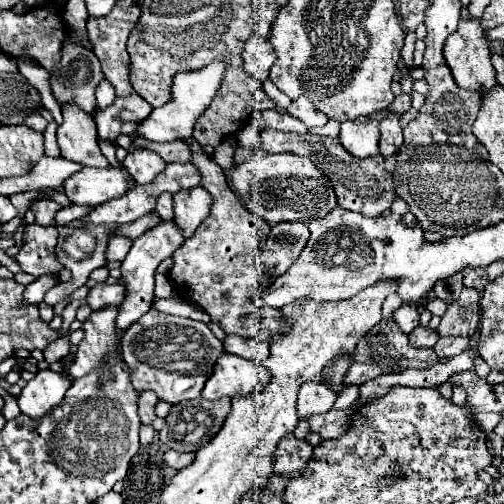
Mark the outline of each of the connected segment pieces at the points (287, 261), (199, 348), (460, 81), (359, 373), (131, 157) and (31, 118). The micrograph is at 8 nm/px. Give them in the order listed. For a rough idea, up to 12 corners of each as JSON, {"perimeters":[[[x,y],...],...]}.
{"perimeters":[[[304,222],[272,226],[264,264],[284,274],[304,250]],[[148,310],[124,330],[138,394],[194,400],[224,352],[198,320]],[[462,18],[446,38],[446,64],[456,84],[496,84],[490,40],[480,18]],[[354,364],[346,384],[364,384],[380,376],[376,364]],[[136,148],[124,168],[148,184],[166,168],[154,150]],[[28,114],[24,122],[36,132],[44,132],[48,122],[40,114]]]}

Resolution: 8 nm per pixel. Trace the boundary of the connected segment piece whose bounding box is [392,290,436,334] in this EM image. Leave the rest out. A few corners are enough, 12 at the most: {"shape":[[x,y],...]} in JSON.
{"shape":[[430,290],[420,304],[402,304],[392,316],[406,334],[418,326],[420,310],[436,298]]}

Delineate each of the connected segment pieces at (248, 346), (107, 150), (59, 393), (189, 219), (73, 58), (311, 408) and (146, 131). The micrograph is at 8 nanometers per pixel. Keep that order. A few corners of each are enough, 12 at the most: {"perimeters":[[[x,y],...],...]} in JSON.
{"perimeters":[[[224,338],[226,352],[266,360],[270,344],[254,338]],[[99,139],[102,154],[111,166],[123,168],[116,158],[116,146]],[[38,370],[18,396],[20,412],[44,418],[62,402],[70,376]],[[202,186],[174,194],[174,212],[186,238],[208,216],[212,196]],[[66,46],[50,88],[60,104],[96,110],[104,80],[92,50]],[[320,382],[298,392],[298,416],[326,414],[338,396]],[[228,60],[176,72],[172,100],[138,126],[152,142],[186,142]]]}

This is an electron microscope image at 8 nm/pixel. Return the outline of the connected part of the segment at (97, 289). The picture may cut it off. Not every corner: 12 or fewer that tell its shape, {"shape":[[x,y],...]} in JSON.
{"shape":[[96,284],[88,294],[92,310],[120,308],[126,298],[122,284]]}

